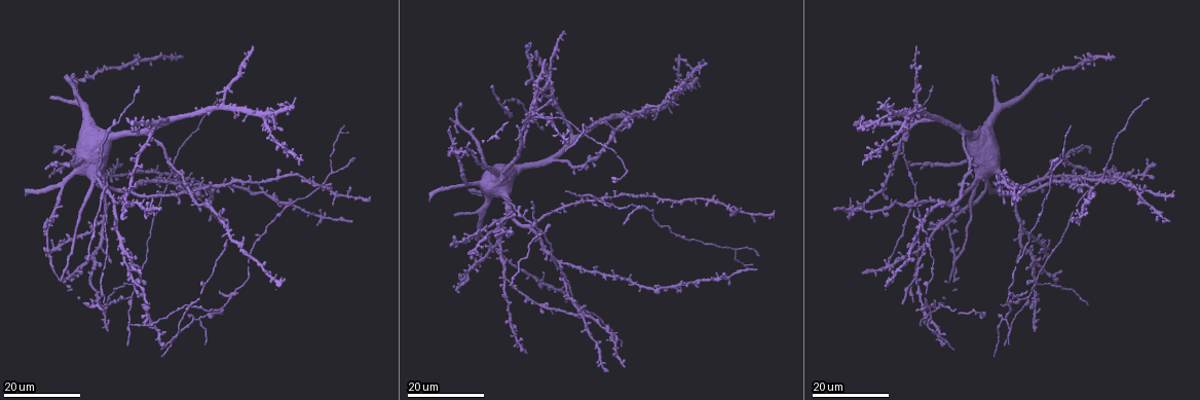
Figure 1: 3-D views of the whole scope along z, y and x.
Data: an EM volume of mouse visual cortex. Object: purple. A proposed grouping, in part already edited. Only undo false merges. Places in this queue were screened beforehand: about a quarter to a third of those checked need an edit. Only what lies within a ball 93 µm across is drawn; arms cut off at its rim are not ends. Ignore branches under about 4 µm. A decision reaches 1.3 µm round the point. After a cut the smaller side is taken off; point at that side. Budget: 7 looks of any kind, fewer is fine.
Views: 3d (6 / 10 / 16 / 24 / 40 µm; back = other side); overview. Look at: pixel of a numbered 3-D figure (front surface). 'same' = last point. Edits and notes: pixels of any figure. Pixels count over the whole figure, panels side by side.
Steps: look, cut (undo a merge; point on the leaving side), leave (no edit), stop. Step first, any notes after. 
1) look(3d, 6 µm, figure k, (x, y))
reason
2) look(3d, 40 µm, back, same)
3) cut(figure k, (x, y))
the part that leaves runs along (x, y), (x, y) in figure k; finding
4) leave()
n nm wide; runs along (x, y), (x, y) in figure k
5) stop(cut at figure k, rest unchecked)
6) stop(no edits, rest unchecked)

look(3d, 24 µm, figure 1, (503, 219))
branch point

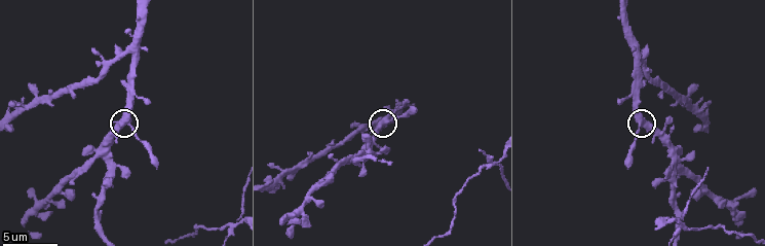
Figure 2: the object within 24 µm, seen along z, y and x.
look(3d, 6 µm, figure 2, (642, 122))
zoom in

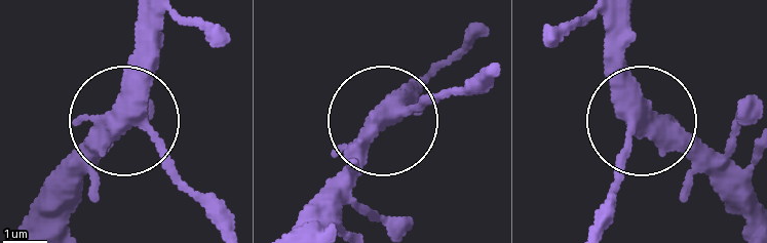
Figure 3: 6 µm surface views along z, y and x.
cut(figure 3, (195, 200))
3 arms; the part that leaves runs along (159, 151), (215, 225) in figure 3; a second cell is stuck on

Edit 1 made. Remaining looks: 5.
look(3d, 24 µm, figure 1, (197, 319))
three arms meet

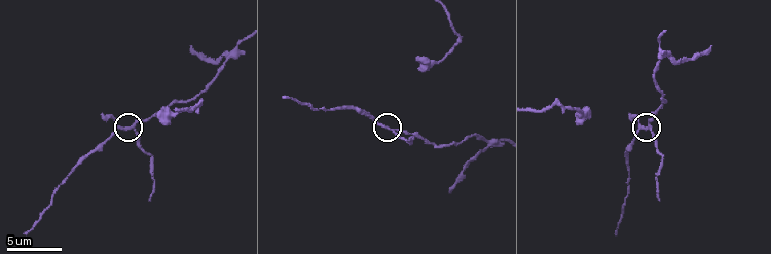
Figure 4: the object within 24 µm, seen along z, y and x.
look(3d, 6 µm, figure 4, (651, 128))

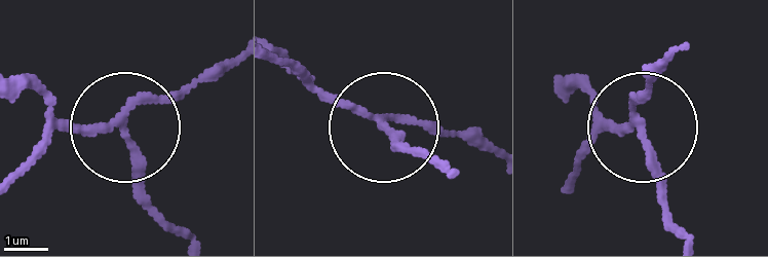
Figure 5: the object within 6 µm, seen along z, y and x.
cut(figure 5, (133, 186))
side arm 8 µm; the part that leaves runs along (119, 125), (138, 188), (175, 232) in figure 5; a second cell is stuck on

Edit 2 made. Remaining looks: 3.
look(overview)

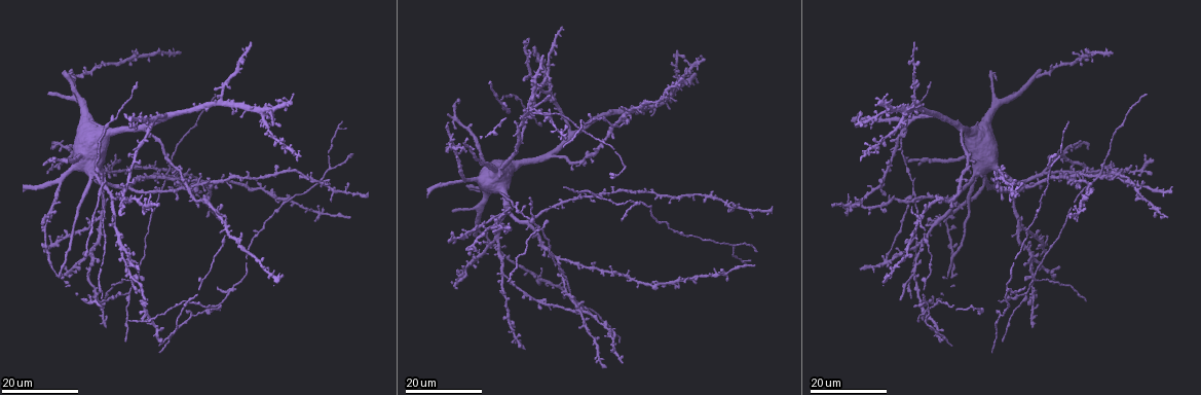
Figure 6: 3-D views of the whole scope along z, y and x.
look(3d, 24 µm, figure 6, (1024, 293))
three-way junction

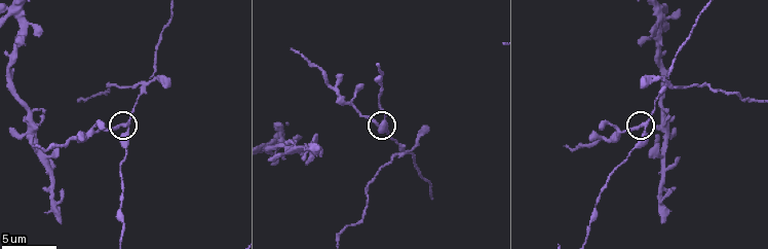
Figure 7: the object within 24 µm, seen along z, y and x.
look(3d, 6 µm, figure 7, (126, 126))

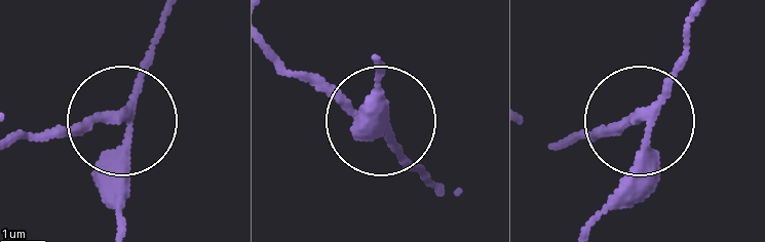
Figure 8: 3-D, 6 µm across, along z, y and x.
cut(figure 8, (80, 135))
3 arms; the part that leaves runs along (123, 111), (61, 132), (16, 132) in figure 8; a second cell is stuck on

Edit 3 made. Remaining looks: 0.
stop(cut at figure 3, cut at figure 5, cut at figure 8, rest unchecked)

